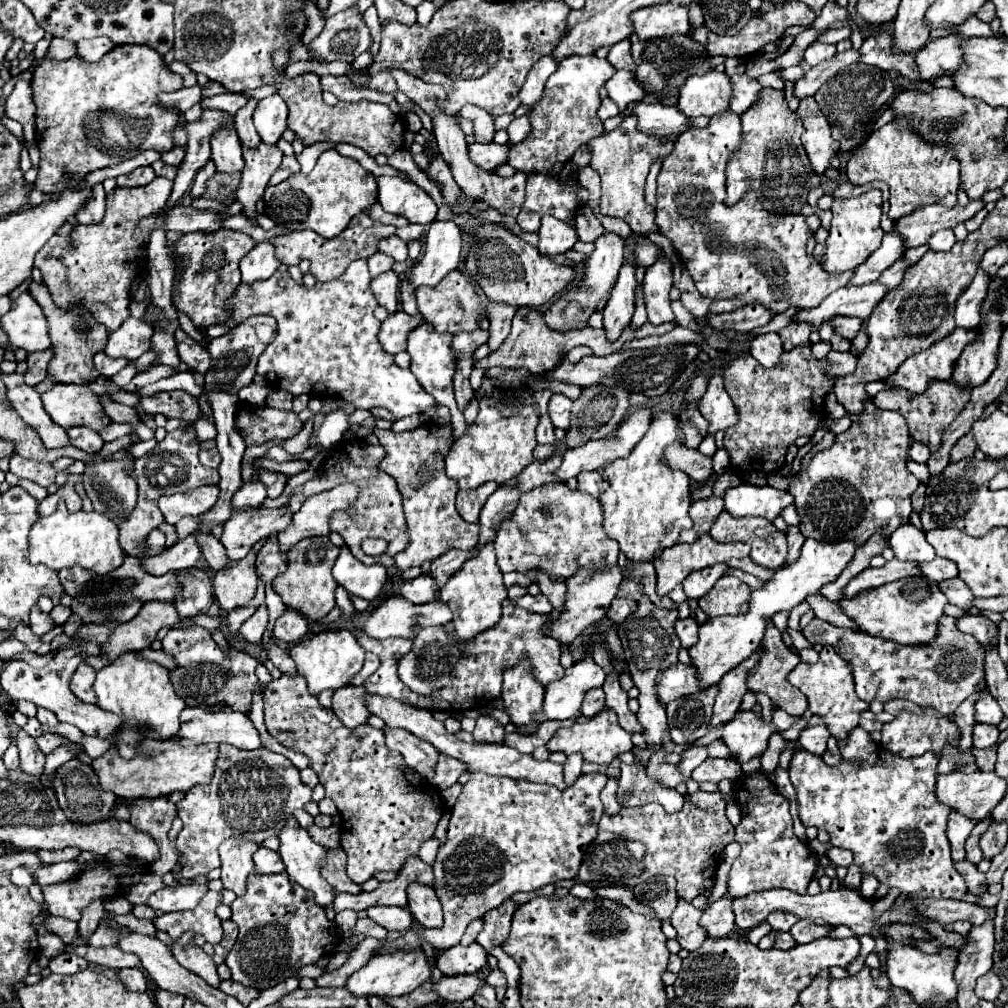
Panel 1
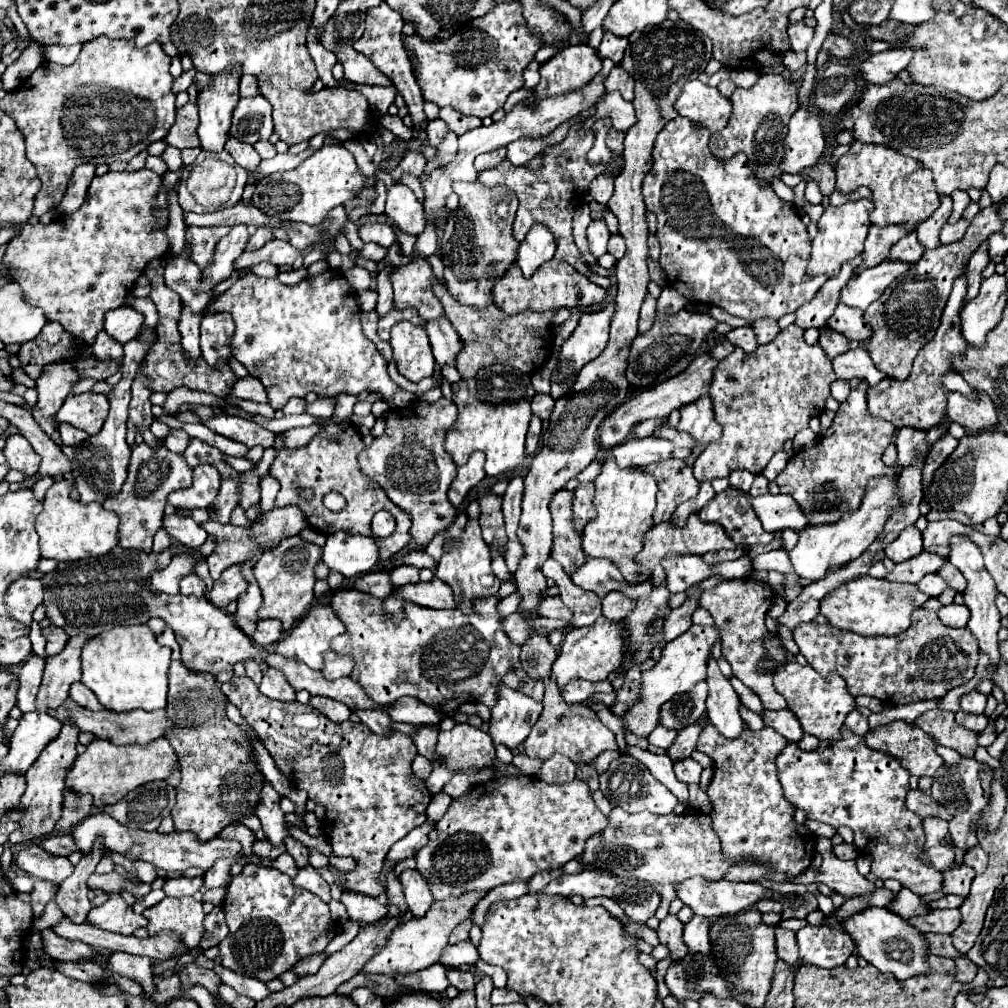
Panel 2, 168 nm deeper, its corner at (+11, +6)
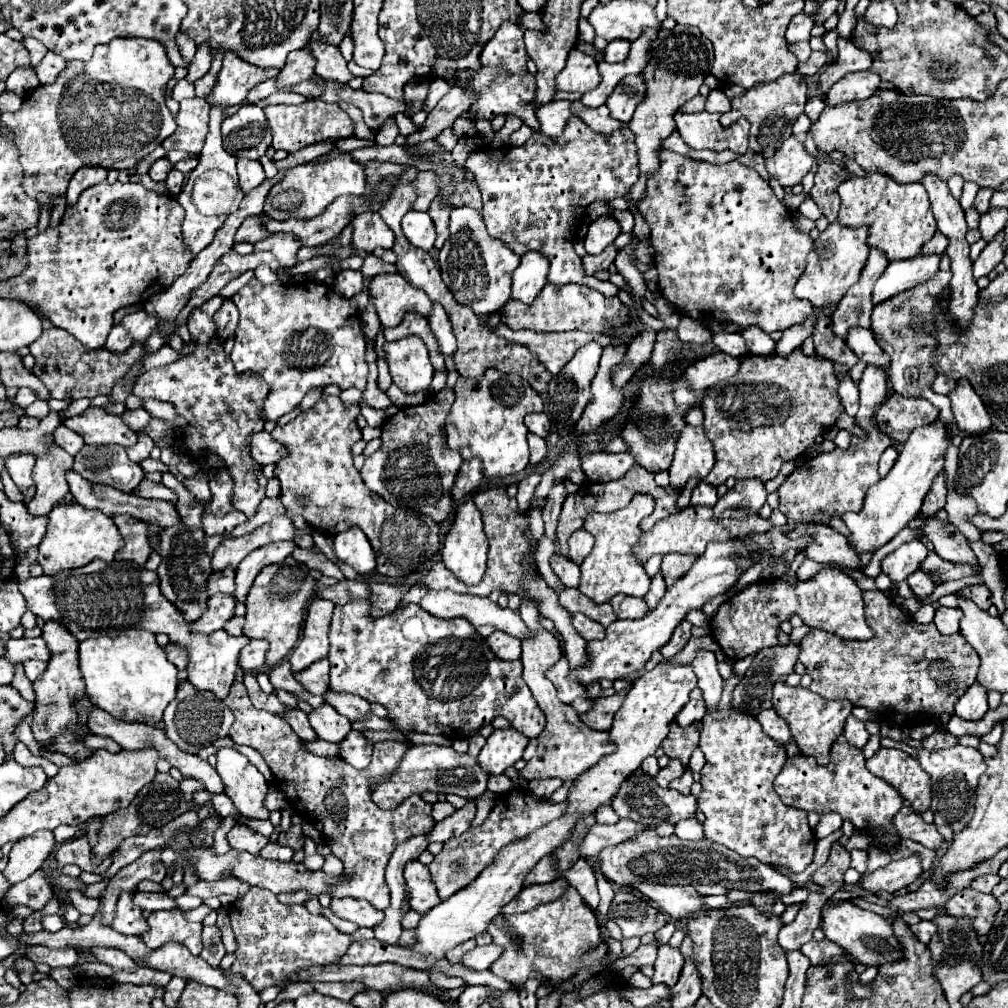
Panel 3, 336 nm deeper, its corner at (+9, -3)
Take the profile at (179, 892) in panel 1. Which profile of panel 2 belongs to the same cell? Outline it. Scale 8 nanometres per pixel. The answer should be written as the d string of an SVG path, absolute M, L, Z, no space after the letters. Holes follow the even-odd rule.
M178 877L178 879L170 879L166 881L164 885L164 891L168 897L184 897L184 895L194 895L200 887L204 885L204 877L192 877L192 879L184 879L184 877Z

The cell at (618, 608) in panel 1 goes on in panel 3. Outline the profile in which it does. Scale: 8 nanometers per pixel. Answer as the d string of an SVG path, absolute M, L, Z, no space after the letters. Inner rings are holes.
M618 594L610 600L614 614L618 620L638 620L648 612L648 606L642 598L632 598L626 594Z

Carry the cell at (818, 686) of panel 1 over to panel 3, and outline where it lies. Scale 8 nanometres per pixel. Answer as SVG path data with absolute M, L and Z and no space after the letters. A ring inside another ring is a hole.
M786 682L774 684L774 696L772 696L774 710L790 724L790 732L794 742L800 746L804 756L814 756L818 764L826 766L830 762L830 748L836 742L838 736L842 736L846 718L852 714L852 704L848 700L826 700L810 688L802 686L790 686Z

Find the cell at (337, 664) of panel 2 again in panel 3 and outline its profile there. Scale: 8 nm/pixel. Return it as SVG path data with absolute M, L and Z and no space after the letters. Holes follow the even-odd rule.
M318 660L304 672L298 672L296 678L312 694L324 694L328 690L328 660Z

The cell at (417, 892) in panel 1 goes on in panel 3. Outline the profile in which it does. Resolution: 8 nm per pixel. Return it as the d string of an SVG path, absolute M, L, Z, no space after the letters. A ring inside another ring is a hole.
M418 860L408 862L404 868L404 878L410 888L410 908L418 914L426 914L440 902L436 886L432 884L428 868L424 864L420 864Z

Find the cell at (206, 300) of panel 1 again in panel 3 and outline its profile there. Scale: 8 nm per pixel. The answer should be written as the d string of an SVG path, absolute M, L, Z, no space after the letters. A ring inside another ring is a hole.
M262 214L260 216L250 216L246 222L242 222L242 226L238 228L236 236L234 236L234 244L240 242L250 242L256 244L258 240L264 240L266 236L270 236L264 228L262 228Z

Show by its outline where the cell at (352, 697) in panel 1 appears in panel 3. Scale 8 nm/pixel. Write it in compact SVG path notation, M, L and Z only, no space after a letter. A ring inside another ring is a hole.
M322 704L320 708L314 708L308 714L308 720L310 726L316 730L318 738L328 742L340 742L352 730L352 724L342 714L334 712L330 704Z

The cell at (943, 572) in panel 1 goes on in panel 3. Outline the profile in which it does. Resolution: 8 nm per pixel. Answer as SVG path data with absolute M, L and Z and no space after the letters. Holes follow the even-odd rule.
M976 584L976 586L964 586L962 590L956 592L958 596L972 600L974 604L978 604L982 610L988 610L992 606L992 594L984 584Z

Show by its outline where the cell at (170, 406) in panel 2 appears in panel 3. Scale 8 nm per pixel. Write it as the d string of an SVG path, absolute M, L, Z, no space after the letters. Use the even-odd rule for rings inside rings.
M146 398L142 402L144 402L144 408L152 416L156 416L156 418L160 418L164 422L172 422L172 420L178 418L178 412L176 412L174 404L170 404L170 402L162 402L162 400L154 400L154 398Z

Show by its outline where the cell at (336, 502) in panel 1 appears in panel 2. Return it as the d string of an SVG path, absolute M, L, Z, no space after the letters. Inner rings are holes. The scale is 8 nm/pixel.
M288 505L288 507L274 507L272 511L266 511L260 519L256 519L250 527L234 527L234 525L220 525L216 521L206 521L200 527L204 527L204 531L208 531L210 535L216 537L216 549L214 553L208 557L208 567L210 567L210 577L218 579L220 573L232 565L244 563L244 559L258 559L264 551L276 547L284 537L292 537L298 535L304 527L306 527L306 519L304 513L296 507L296 505Z

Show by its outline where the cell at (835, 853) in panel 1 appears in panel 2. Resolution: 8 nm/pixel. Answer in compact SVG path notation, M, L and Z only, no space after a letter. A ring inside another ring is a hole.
M842 843L842 845L834 847L834 855L838 859L850 859L850 861L854 861L858 857L858 849L856 849L854 843L852 845L850 843Z

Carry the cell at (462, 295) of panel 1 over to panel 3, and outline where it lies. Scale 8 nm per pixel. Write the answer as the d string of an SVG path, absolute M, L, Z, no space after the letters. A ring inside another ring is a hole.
M400 272L374 276L368 290L374 296L374 304L384 328L398 326L406 312L418 312L422 316L430 314L430 298L420 288L410 286Z

